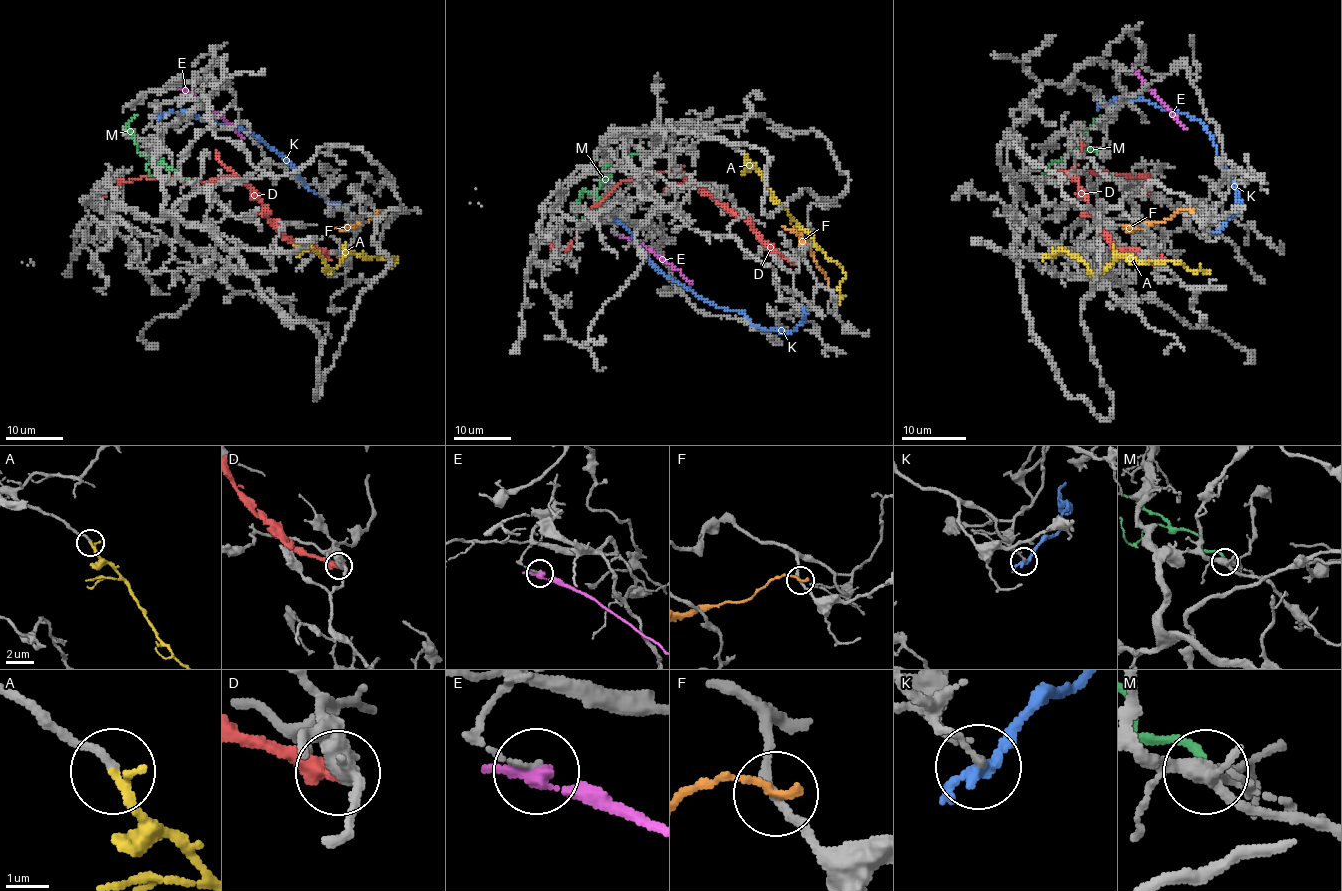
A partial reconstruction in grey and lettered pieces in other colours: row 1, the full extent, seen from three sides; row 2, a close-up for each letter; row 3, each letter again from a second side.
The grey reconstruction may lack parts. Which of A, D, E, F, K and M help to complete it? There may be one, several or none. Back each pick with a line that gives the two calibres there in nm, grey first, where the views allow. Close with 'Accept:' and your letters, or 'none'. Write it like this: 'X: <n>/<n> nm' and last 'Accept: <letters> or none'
A: 200/240 nm
Accept: A

